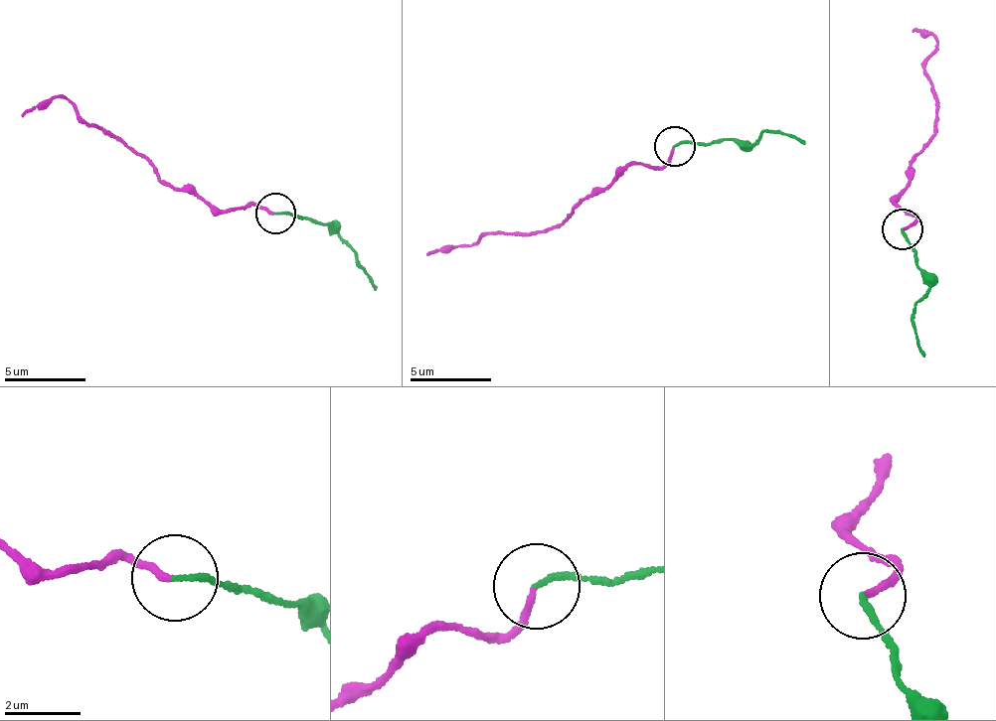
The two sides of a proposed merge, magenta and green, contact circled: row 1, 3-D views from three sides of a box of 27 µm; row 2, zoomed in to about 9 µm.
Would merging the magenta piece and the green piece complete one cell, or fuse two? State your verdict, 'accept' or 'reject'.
accept

